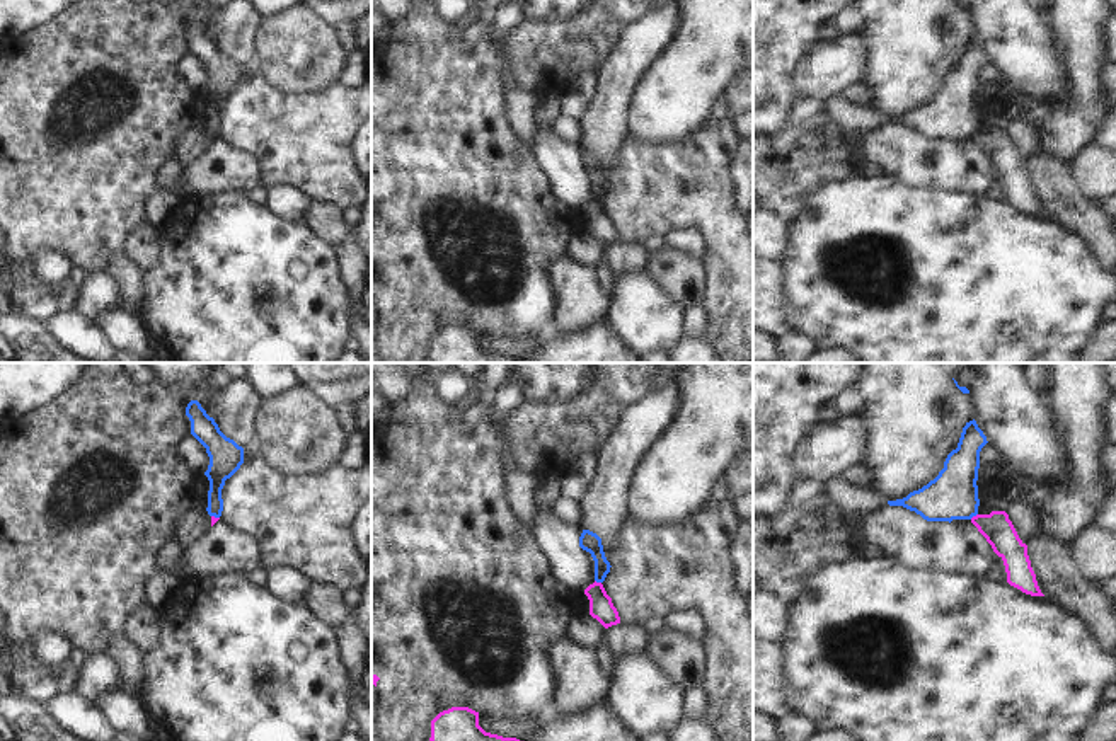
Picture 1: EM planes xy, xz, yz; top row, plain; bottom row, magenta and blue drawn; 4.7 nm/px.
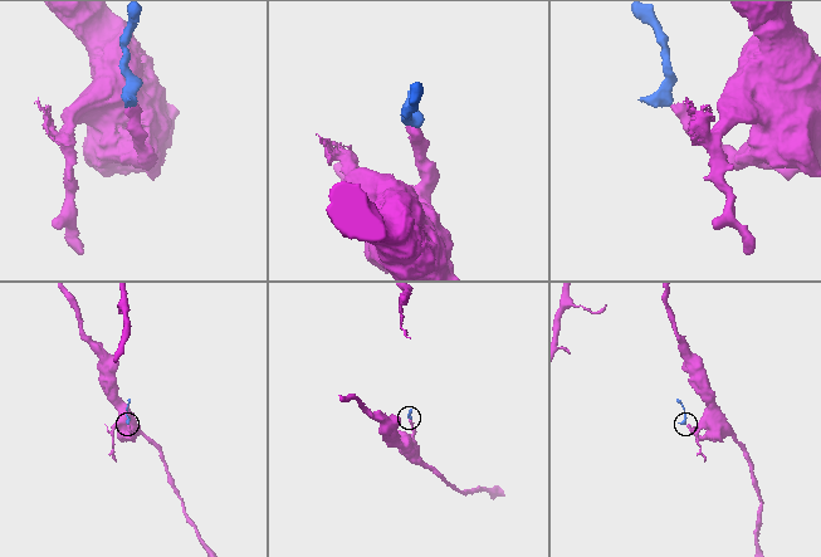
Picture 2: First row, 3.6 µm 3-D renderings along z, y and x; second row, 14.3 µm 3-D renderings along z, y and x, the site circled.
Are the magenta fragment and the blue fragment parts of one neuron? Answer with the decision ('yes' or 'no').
no

